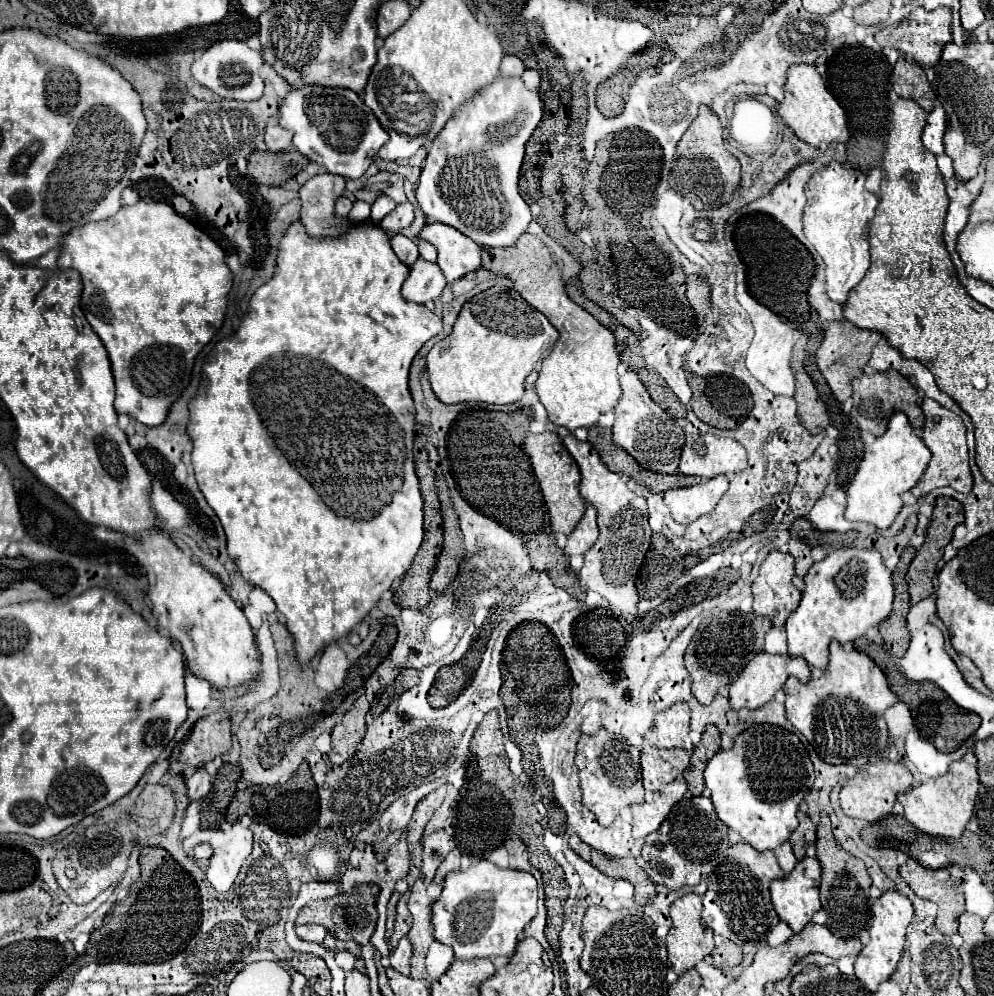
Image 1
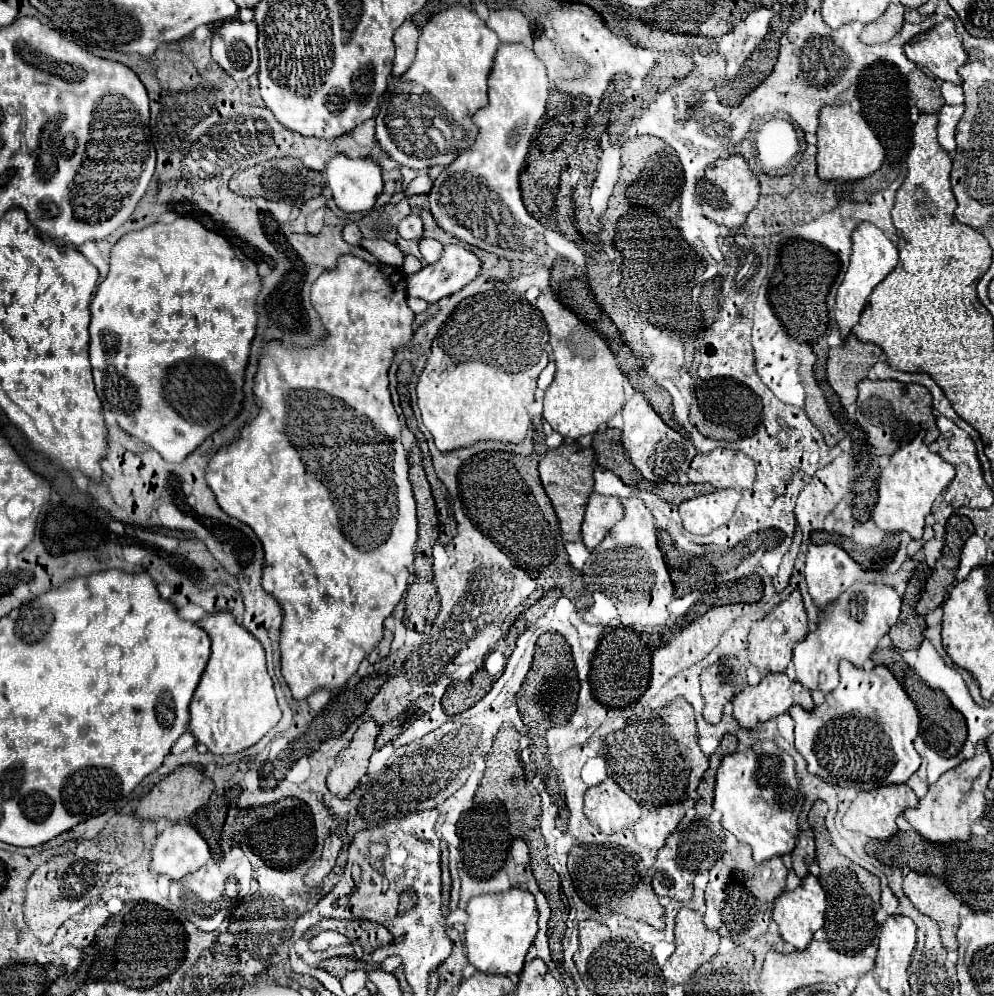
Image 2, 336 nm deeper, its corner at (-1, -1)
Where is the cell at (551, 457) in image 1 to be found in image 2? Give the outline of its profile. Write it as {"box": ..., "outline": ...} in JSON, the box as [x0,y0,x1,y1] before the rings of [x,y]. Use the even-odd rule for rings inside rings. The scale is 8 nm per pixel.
{"box":[539,443,595,541],"outline":[[[563,443],[557,449],[549,449],[539,463],[539,473],[543,487],[551,499],[551,505],[559,517],[561,535],[565,541],[581,539],[581,523],[587,505],[587,497],[593,493],[593,471],[595,471],[595,453],[591,447],[581,447],[579,443]]]}

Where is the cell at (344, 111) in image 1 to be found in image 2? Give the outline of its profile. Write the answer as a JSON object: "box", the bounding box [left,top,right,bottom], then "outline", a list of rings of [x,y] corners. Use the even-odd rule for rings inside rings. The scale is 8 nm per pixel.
{"box":[325,155,383,213],"outline":[[[337,155],[329,161],[325,177],[337,207],[345,213],[369,211],[383,191],[381,167],[371,159],[349,159]]]}

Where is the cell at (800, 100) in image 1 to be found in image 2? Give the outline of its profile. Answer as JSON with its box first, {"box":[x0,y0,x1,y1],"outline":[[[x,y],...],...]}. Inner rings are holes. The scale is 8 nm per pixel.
{"box":[817,105,885,181],"outline":[[[849,105],[841,107],[823,107],[819,115],[819,129],[817,129],[817,173],[823,181],[859,181],[873,175],[883,159],[885,149],[869,123],[855,113]]]}

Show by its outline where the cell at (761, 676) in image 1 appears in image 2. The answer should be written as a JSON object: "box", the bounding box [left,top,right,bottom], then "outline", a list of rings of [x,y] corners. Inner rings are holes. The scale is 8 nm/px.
{"box":[733,673,813,729],"outline":[[[785,673],[779,675],[767,675],[757,687],[745,687],[739,695],[733,697],[733,717],[737,719],[737,723],[743,729],[755,729],[759,723],[765,723],[781,713],[787,713],[793,705],[799,705],[807,711],[813,709],[813,699],[811,699],[811,691],[805,689],[801,683],[791,681]]]}

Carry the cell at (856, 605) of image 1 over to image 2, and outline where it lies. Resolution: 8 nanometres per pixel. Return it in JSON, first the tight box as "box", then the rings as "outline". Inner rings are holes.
{"box":[793,583,901,693],"outline":[[[855,583],[833,607],[829,607],[829,611],[823,611],[823,619],[817,629],[795,647],[793,663],[797,669],[797,681],[811,691],[819,689],[823,693],[831,693],[839,683],[839,661],[849,659],[855,667],[863,667],[875,651],[879,639],[899,623],[899,613],[901,597],[893,587]]]}

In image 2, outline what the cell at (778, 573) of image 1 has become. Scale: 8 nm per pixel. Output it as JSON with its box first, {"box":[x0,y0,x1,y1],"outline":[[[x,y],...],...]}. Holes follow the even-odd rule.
{"box":[749,591,807,675],"outline":[[[793,591],[787,601],[777,605],[765,619],[753,623],[751,633],[749,633],[749,661],[755,665],[761,675],[775,673],[775,671],[785,671],[787,663],[793,657],[793,647],[803,641],[807,635],[807,613],[803,609],[801,593]]]}

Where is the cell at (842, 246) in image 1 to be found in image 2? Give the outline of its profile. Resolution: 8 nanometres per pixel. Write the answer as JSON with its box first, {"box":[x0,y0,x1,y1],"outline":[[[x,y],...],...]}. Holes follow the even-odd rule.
{"box":[835,223,897,337],"outline":[[[861,223],[855,231],[853,231],[853,255],[851,255],[851,265],[845,273],[845,279],[841,281],[839,289],[837,289],[837,303],[835,303],[835,321],[841,329],[841,337],[847,337],[849,331],[853,329],[853,325],[859,323],[859,315],[865,309],[867,297],[871,295],[873,287],[877,283],[881,283],[885,279],[885,275],[889,275],[897,261],[897,247],[885,237],[885,233],[877,227],[873,227],[871,223]]]}

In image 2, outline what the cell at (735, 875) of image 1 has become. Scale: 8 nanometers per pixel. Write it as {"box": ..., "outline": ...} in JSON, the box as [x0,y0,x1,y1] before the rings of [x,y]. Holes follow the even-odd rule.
{"box":[703,843,787,945],"outline":[[[739,843],[735,849],[725,851],[709,867],[709,883],[705,889],[707,911],[703,921],[707,929],[719,931],[721,937],[733,939],[737,945],[761,937],[771,923],[771,905],[785,891],[787,867],[781,857],[773,857],[765,863],[755,863],[751,857],[751,847]]]}

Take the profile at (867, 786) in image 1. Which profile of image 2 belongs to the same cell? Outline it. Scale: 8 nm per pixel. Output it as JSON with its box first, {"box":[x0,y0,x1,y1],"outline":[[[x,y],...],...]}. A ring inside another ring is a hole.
{"box":[843,785,917,839],"outline":[[[893,785],[893,787],[879,787],[873,791],[863,791],[851,803],[849,811],[843,815],[843,827],[849,831],[859,831],[871,839],[891,839],[899,829],[895,819],[909,807],[917,807],[917,797],[909,785]]]}

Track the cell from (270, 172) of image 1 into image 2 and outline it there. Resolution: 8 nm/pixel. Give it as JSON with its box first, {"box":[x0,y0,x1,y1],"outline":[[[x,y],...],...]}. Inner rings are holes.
{"box":[229,159,323,203],"outline":[[[273,159],[259,163],[257,167],[249,167],[245,171],[237,171],[229,179],[229,189],[243,197],[263,197],[269,201],[291,201],[291,203],[305,203],[313,197],[319,197],[323,193],[323,175],[307,169],[297,159]]]}

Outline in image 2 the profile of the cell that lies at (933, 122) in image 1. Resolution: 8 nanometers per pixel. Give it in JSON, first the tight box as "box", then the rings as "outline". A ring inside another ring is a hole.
{"box":[937,105,965,153],"outline":[[[943,105],[943,109],[939,111],[939,125],[937,125],[939,143],[949,153],[955,153],[955,149],[957,149],[955,127],[957,127],[963,111],[965,111],[963,105]]]}

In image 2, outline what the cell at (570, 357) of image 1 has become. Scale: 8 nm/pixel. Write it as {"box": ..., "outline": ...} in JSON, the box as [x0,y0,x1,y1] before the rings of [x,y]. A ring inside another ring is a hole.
{"box":[537,290,625,439],"outline":[[[552,290],[538,297],[537,309],[543,313],[543,319],[547,323],[549,345],[553,347],[555,365],[557,365],[555,379],[549,385],[549,389],[545,391],[545,411],[543,411],[543,417],[553,427],[553,431],[561,433],[565,439],[579,439],[581,435],[595,433],[599,429],[599,425],[607,423],[623,407],[623,381],[625,381],[625,377],[623,377],[623,373],[617,367],[615,355],[609,351],[605,341],[599,335],[595,335],[595,331],[591,327],[587,327],[587,347],[579,349],[579,347],[583,347],[579,343],[579,337],[581,337],[581,333],[585,333],[585,323],[581,323],[571,311],[567,311]]]}

